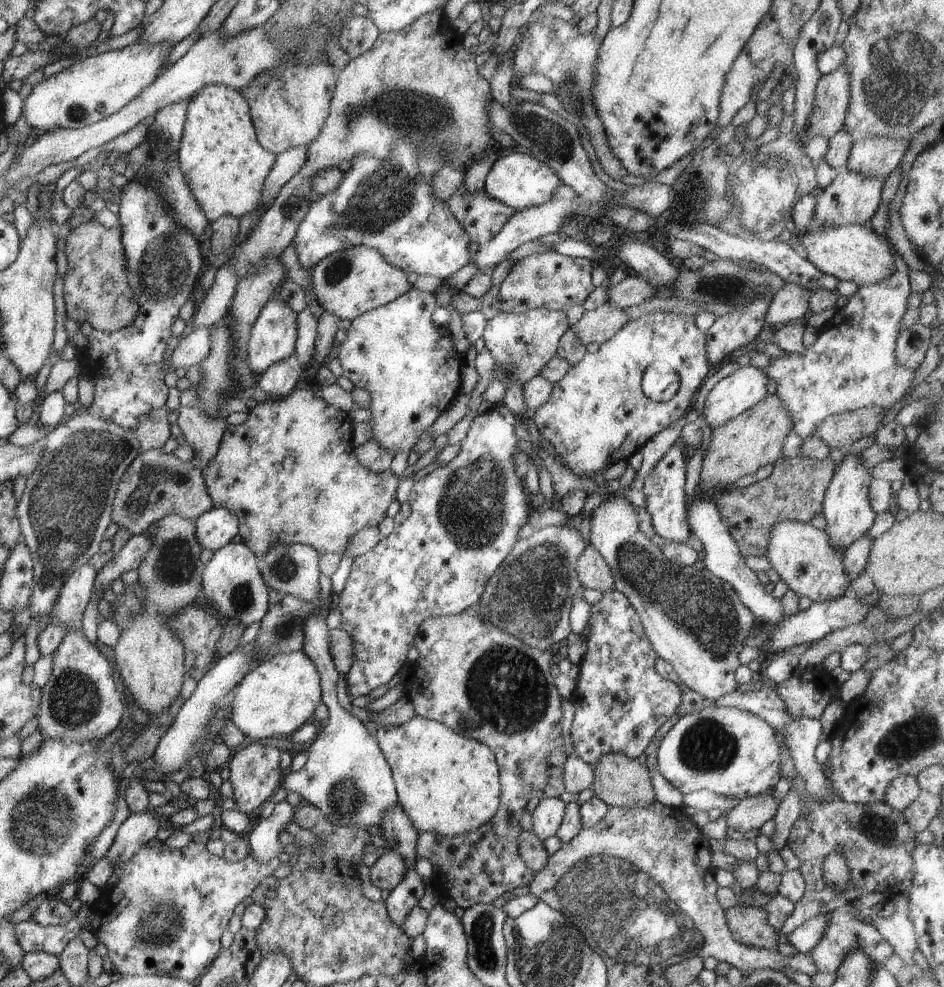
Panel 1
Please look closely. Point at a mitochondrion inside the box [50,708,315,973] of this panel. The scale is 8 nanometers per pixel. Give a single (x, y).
(162, 920)

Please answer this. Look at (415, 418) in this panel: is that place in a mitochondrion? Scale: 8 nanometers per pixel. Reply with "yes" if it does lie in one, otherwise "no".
no

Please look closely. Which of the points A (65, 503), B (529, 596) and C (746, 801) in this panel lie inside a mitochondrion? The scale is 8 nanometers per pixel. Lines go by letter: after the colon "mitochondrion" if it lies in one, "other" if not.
A: mitochondrion
B: mitochondrion
C: other

